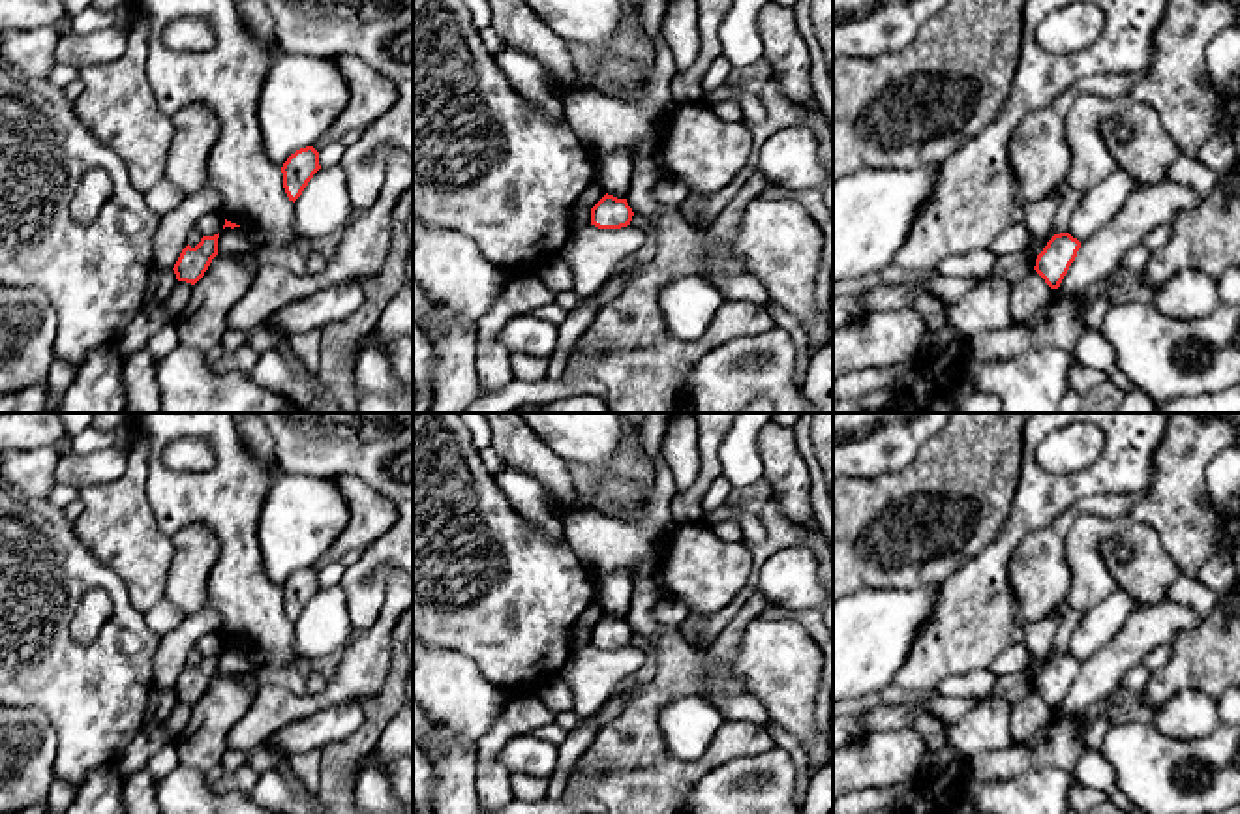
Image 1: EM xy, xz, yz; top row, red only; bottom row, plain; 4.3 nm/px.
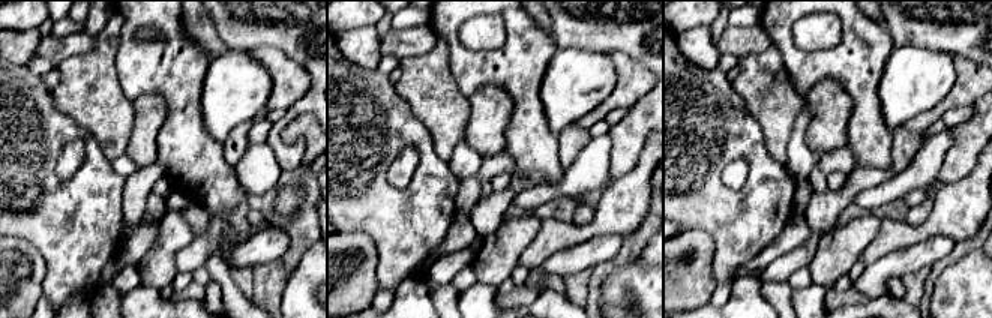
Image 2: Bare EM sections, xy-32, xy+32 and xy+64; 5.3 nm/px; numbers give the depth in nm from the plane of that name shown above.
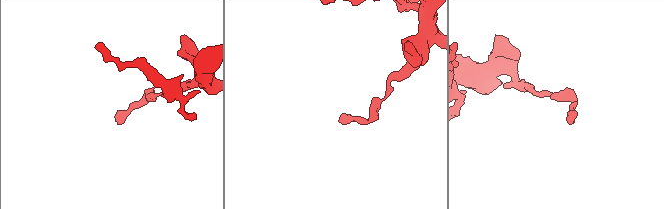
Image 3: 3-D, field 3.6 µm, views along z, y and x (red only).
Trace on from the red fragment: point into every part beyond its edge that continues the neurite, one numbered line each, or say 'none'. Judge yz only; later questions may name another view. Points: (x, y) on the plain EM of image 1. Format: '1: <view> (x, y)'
none

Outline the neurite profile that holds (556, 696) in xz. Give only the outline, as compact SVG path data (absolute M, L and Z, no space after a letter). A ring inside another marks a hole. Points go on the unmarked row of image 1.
M557 677L555 681L540 686L535 696L552 711L552 713L565 713L572 711L574 707L574 694L572 690Z

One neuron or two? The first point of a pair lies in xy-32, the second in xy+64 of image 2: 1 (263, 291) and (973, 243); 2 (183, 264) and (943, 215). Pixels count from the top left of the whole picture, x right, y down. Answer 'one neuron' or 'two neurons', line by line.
1: one neuron
2: one neuron

